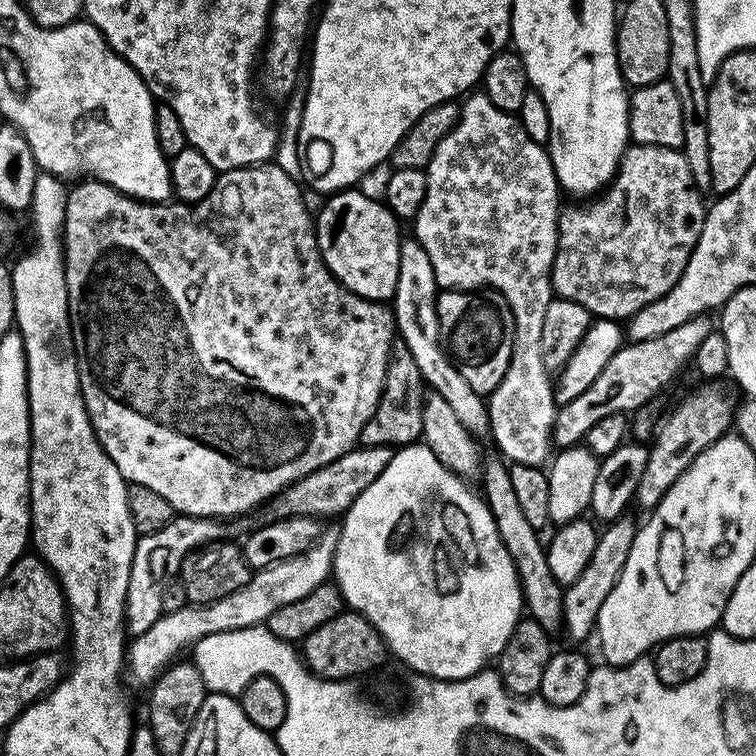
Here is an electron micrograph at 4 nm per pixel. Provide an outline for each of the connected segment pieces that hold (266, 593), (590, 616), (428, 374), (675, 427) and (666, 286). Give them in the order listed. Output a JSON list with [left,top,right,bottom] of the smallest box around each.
[[126,527,340,689],[562,514,638,640],[390,238,488,438],[635,378,738,510],[552,144,706,321]]

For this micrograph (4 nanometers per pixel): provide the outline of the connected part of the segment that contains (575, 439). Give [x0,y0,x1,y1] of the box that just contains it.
[554,314,713,449]

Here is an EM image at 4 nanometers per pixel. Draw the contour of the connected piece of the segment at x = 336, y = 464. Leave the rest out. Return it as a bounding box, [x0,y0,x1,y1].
[265,446,393,521]

